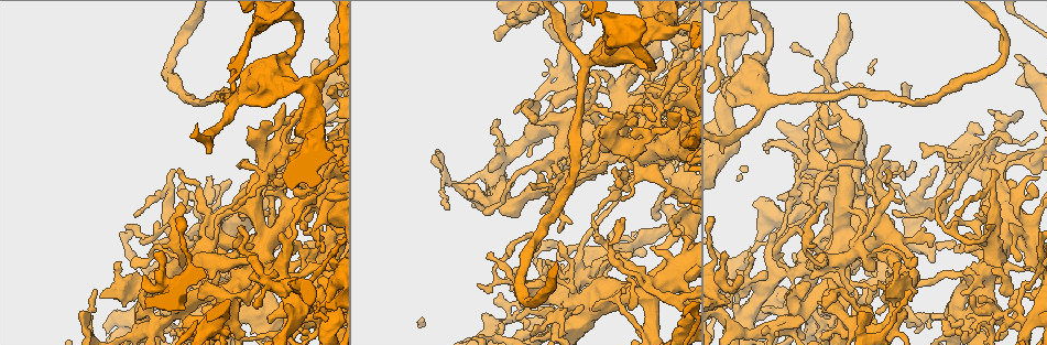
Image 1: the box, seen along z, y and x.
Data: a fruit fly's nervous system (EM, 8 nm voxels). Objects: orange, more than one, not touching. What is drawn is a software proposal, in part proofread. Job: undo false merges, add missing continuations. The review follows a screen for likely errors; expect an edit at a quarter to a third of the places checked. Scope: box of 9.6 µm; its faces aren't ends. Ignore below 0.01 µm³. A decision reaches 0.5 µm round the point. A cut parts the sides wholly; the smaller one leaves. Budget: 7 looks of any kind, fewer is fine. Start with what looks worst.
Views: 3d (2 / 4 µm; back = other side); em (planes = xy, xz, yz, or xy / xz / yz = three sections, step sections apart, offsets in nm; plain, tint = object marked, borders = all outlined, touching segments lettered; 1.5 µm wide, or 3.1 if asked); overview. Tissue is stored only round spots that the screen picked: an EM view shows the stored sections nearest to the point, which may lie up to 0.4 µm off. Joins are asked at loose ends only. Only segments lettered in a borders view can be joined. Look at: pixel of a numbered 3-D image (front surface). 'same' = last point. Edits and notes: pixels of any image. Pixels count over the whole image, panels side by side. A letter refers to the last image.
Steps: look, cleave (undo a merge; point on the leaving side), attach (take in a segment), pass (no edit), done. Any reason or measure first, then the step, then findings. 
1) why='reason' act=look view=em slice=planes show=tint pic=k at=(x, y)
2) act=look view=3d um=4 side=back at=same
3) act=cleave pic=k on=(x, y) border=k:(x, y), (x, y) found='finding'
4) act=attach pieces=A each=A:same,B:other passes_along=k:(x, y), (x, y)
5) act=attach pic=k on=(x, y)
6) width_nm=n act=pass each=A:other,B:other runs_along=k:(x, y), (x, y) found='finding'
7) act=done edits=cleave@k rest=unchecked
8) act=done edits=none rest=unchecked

why='a narrow waist' act=look view=3d um=2 pic=1 at=(327, 247)

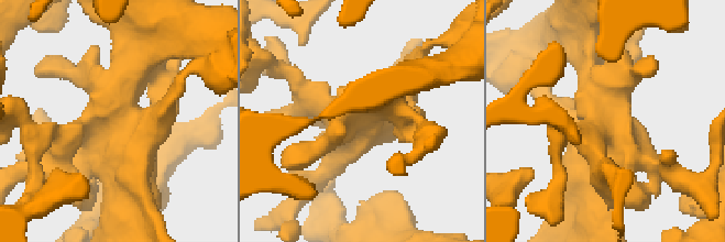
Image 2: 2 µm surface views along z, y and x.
why='now the EM' act=look view=em slice=planes show=tint pic=2 at=(364, 121)

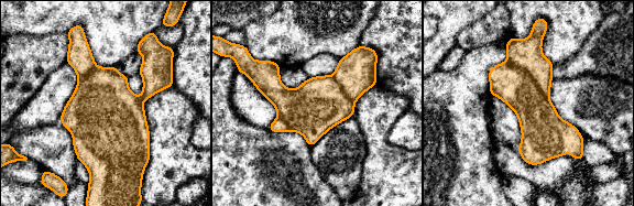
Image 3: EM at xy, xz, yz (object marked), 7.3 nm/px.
act=look view=em slice=planes show=borders at=same

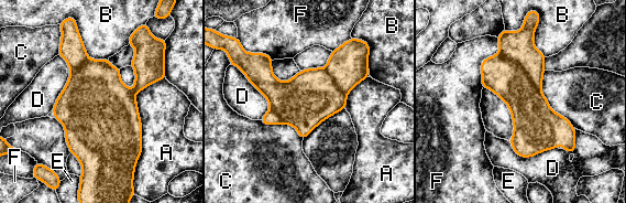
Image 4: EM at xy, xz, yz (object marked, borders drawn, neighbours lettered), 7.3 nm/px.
act=pass each=A:other,B:other,C:other,D:other,E:other,F:other border=4:(544, 71), (540, 92), (574, 127) found='all the same neuron'

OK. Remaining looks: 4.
why='a narrow waist' act=look view=3d um=4 pic=1 at=(724, 306)

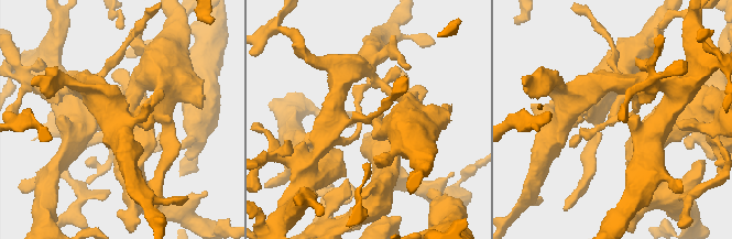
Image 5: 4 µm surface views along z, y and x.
arms=3 act=look view=em slice=yz step=4 show=borders pic=5 at=(615, 117)

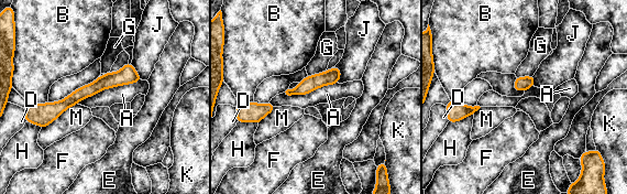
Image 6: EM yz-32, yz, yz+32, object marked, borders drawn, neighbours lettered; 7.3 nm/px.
act=pass each=A:other,B:other,D:other,E:other,F:other,G:other,H:other,J:other,K:other,M:other border=6:(336, 65), (340, 72), (338, 82) found='one neuron here'

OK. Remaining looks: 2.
why='free end' act=look view=em slice=planes show=borders pic=1 at=(721, 255)

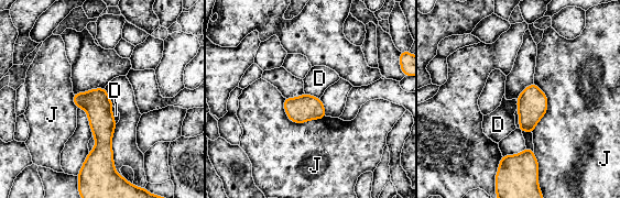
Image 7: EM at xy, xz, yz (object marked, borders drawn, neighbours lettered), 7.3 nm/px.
width_nm=190 act=pass each=D:other,J:other runs_along=7:(101, 90), (101, 153), (96, 164) found='no lettered segment goes on from it'

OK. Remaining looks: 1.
act=done edits=none rest=unchecked

